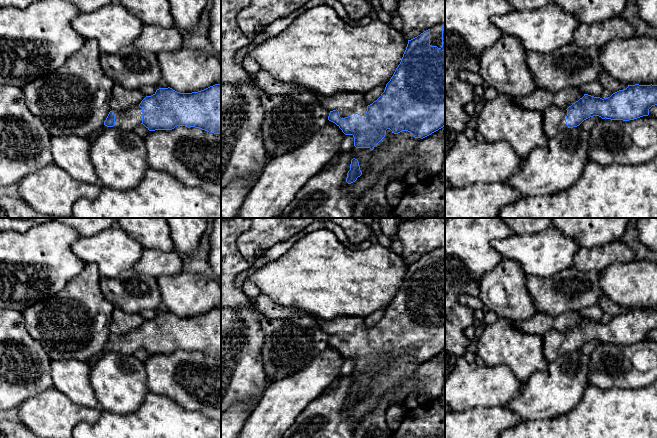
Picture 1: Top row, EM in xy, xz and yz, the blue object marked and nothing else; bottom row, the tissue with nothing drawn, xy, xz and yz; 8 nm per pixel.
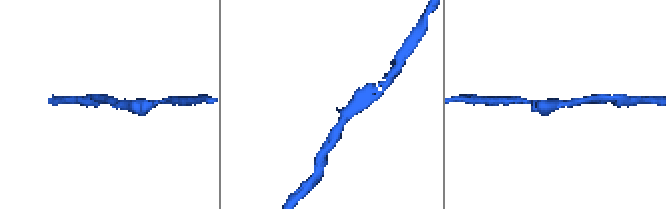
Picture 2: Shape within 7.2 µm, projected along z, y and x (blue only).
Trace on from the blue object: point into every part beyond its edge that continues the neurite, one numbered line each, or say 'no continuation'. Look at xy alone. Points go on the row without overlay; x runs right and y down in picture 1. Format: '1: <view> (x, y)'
1: xy (126, 344)

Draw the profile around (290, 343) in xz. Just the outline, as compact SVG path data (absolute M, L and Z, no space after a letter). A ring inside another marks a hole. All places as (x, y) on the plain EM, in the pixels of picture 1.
M261 313L260 322L265 336L261 361L264 372L271 383L295 374L329 345L330 335L320 327L317 318L312 314L276 319Z

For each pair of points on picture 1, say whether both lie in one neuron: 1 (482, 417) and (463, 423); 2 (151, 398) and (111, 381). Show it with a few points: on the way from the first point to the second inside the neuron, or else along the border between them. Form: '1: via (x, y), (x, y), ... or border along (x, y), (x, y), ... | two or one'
1: via (477, 422), (468, 423) | one
2: border along (149, 391), (144, 401), (129, 413) | two

